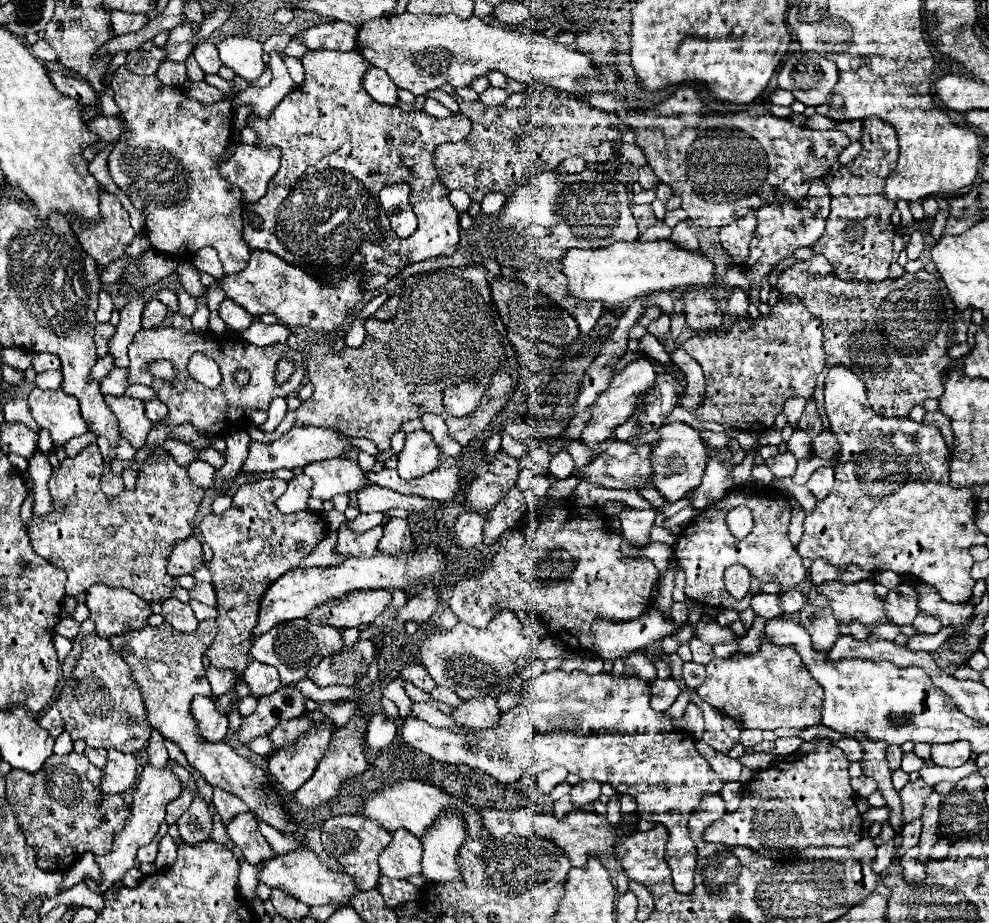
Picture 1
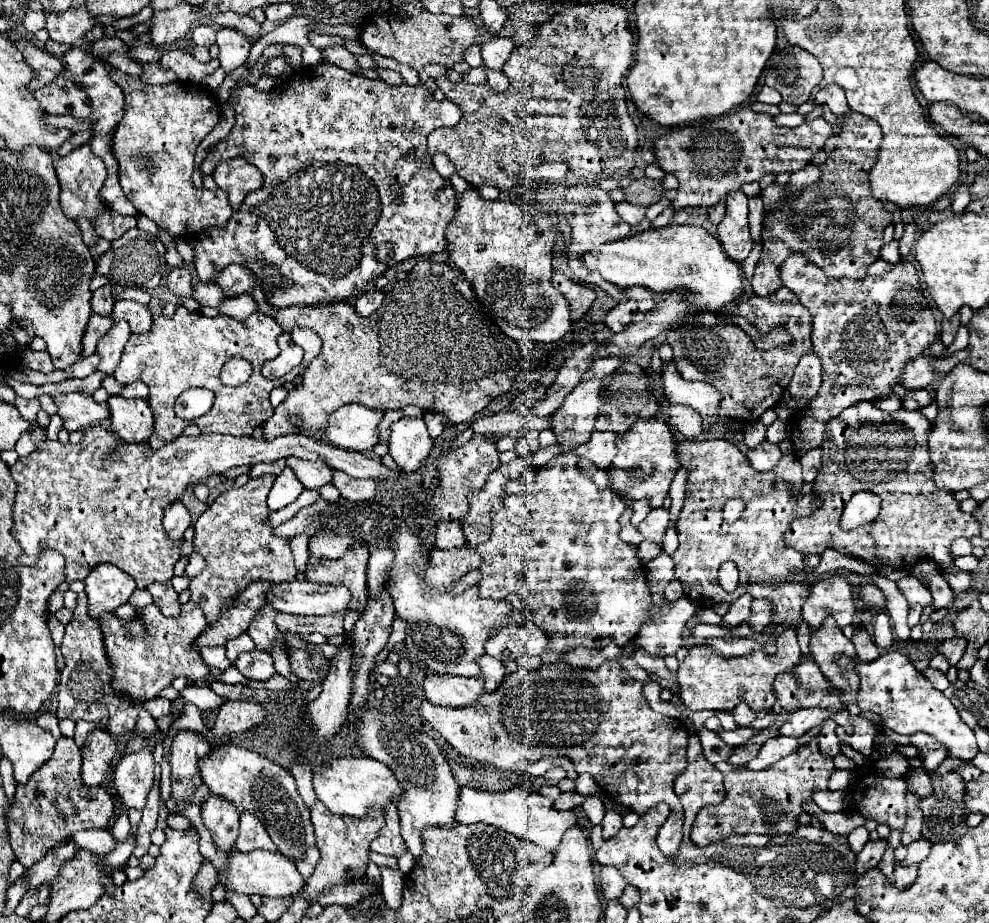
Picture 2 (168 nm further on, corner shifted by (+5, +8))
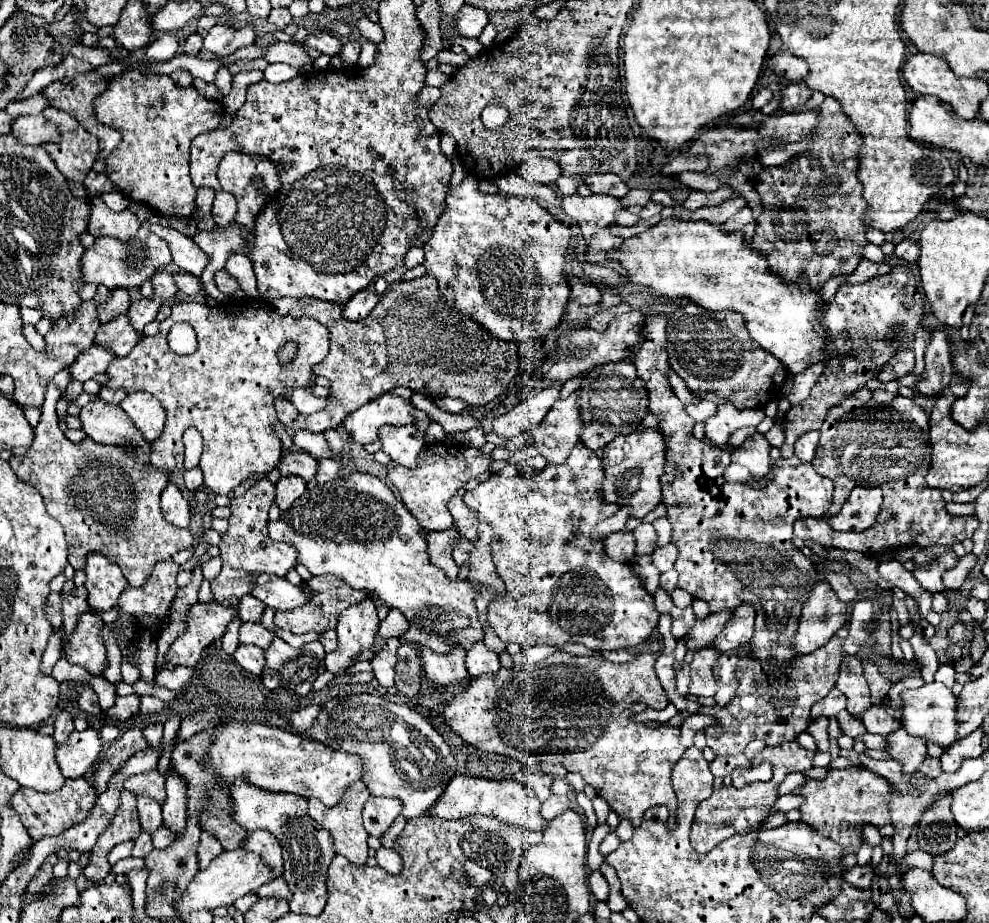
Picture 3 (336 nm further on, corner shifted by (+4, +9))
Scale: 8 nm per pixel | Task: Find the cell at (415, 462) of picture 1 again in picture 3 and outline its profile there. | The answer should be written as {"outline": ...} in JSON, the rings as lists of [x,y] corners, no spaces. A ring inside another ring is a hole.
{"outline":[[[415,423],[401,427],[383,427],[379,433],[381,449],[399,465],[415,467],[421,449],[425,447],[425,433],[415,427]]]}

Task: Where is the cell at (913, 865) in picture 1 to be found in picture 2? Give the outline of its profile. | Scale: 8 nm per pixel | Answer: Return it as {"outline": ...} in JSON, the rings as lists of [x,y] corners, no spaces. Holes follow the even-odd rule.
{"outline":[[[898,866],[894,870],[894,876],[896,876],[896,882],[894,882],[896,888],[908,888],[910,884],[914,884],[918,876],[918,866]]]}

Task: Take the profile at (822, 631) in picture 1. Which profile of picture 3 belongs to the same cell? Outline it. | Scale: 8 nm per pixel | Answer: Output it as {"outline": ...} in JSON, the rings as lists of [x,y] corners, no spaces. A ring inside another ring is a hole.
{"outline":[[[843,655],[835,689],[839,689],[847,697],[847,711],[861,719],[861,713],[871,707],[869,701],[869,685],[863,677],[861,659],[857,655]]]}

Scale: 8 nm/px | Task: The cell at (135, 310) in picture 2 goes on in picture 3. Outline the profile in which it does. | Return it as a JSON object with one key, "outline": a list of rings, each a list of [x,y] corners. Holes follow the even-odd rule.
{"outline":[[[123,313],[99,327],[95,343],[111,349],[115,355],[127,355],[137,345],[139,339],[141,339],[141,333],[133,329],[129,321],[129,313]]]}

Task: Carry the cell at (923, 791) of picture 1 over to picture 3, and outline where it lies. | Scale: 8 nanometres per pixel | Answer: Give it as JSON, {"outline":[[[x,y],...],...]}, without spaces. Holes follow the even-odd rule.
{"outline":[[[847,767],[847,769],[833,769],[825,781],[809,779],[801,789],[797,789],[803,797],[801,803],[801,823],[811,825],[823,837],[837,841],[845,853],[859,849],[861,845],[861,827],[871,823],[879,827],[881,835],[893,835],[895,827],[889,819],[889,801],[893,797],[893,789],[887,779],[877,773],[871,773],[861,767]]]}

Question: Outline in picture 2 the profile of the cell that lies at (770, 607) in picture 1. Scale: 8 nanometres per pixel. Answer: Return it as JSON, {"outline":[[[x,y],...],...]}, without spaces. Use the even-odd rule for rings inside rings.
{"outline":[[[742,594],[736,602],[730,604],[730,610],[722,616],[722,626],[738,626],[742,622],[746,622],[746,618],[750,616],[750,604],[752,604],[752,596]]]}

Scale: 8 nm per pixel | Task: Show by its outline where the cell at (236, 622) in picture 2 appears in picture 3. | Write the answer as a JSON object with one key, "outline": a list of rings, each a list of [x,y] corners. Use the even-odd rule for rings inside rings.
{"outline":[[[217,601],[197,603],[189,611],[189,627],[167,651],[167,669],[177,665],[193,667],[201,653],[225,635],[227,625],[237,619],[237,607],[221,605]]]}

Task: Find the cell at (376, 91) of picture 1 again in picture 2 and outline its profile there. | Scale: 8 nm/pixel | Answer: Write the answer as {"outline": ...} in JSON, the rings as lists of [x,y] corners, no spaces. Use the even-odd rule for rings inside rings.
{"outline":[[[328,46],[328,48],[324,48],[322,50],[322,60],[330,62],[330,64],[336,64],[338,68],[344,68],[344,70],[348,70],[352,74],[358,74],[358,70],[360,70],[360,66],[356,62],[356,56],[350,50],[346,50],[344,46]]]}

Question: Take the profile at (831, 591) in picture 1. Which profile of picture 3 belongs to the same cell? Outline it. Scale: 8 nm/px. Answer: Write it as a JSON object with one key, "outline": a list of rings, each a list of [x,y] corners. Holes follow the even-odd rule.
{"outline":[[[825,581],[817,583],[811,597],[805,601],[799,631],[793,639],[793,647],[801,653],[811,653],[823,647],[837,629],[847,625],[847,605],[837,597],[833,587]]]}

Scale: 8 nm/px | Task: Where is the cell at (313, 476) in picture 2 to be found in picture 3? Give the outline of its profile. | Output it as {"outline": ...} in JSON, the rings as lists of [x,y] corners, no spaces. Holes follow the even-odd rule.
{"outline":[[[293,451],[293,453],[289,453],[289,455],[281,461],[281,465],[279,465],[281,475],[297,475],[297,477],[303,477],[305,481],[315,479],[317,469],[319,469],[319,461],[313,459],[313,457],[307,455],[307,453],[303,453],[303,451]]]}

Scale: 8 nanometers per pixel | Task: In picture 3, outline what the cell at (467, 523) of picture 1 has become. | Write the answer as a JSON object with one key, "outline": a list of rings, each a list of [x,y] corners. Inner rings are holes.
{"outline":[[[455,527],[445,529],[445,531],[435,531],[435,533],[427,535],[431,563],[435,563],[443,571],[447,571],[447,575],[451,579],[455,579],[457,573],[459,573],[459,567],[455,565],[455,561],[451,557],[451,553],[459,545],[459,541],[461,541],[461,535],[459,535],[459,531]]]}

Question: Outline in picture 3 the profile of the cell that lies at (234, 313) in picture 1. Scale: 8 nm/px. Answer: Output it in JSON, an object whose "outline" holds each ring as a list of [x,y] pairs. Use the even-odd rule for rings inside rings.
{"outline":[[[175,273],[175,283],[179,283],[179,287],[181,287],[181,291],[183,291],[185,295],[205,295],[203,285],[201,285],[199,277],[195,277],[195,275]]]}

